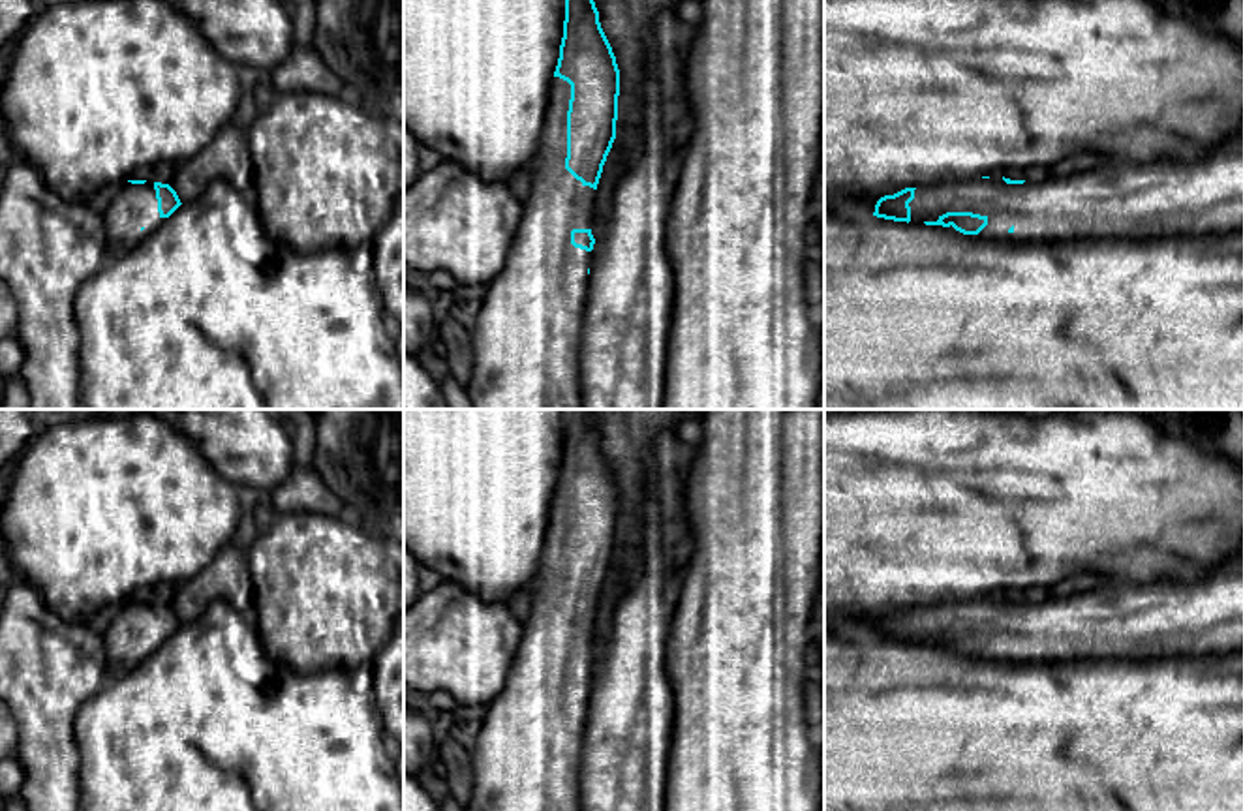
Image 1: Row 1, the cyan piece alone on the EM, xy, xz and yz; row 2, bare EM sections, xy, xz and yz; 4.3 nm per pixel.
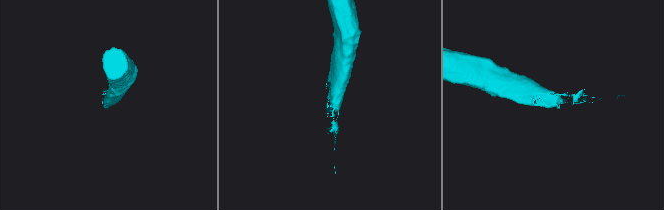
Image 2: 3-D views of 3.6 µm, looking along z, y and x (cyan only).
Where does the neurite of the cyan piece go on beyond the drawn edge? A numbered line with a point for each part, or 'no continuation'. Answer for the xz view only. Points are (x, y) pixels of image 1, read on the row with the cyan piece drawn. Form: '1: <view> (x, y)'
1: xz (526, 340)

